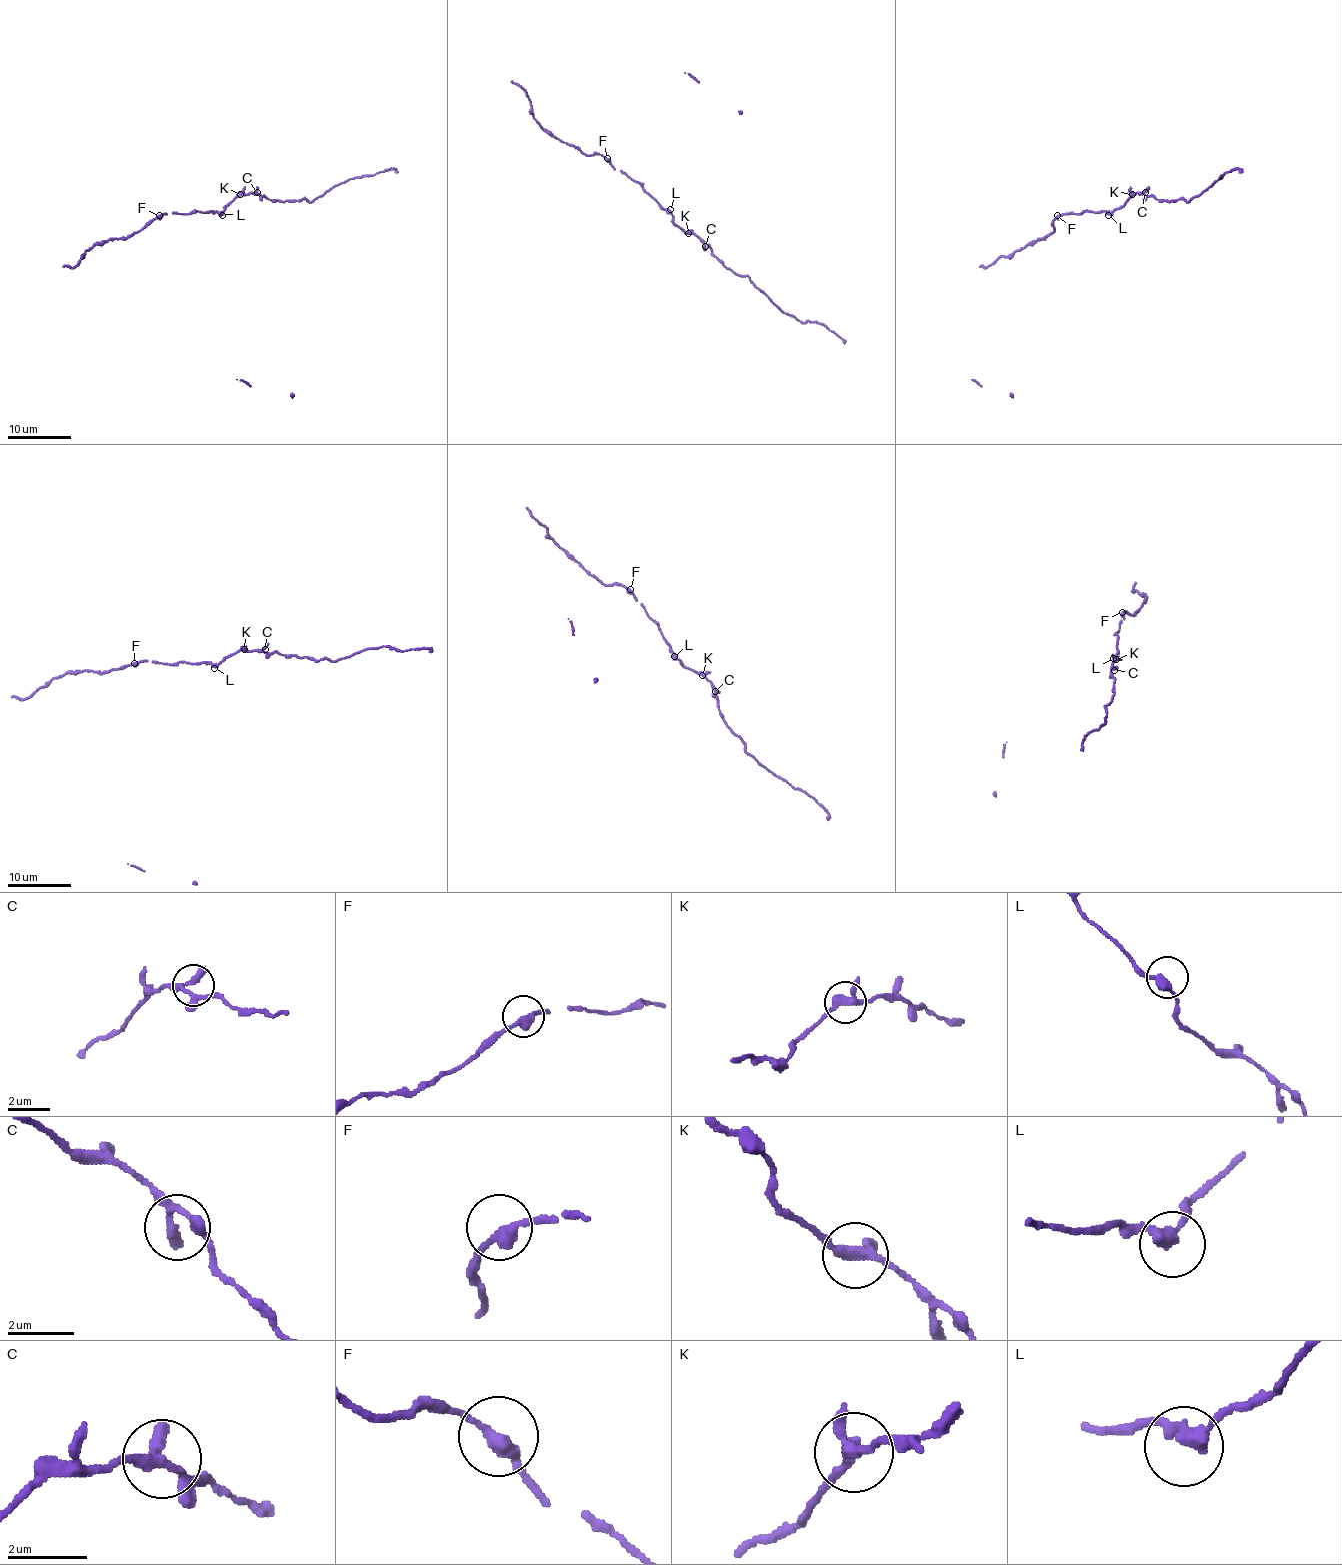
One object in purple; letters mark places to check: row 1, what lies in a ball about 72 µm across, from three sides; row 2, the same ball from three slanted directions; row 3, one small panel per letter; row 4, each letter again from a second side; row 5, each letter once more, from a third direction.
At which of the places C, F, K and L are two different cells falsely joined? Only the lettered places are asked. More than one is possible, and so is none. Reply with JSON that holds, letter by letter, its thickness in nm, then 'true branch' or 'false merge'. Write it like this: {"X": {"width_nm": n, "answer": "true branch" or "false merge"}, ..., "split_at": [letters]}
{"C": {"width_nm": 300, "answer": "true branch"}, "F": {"width_nm": 340, "answer": "true branch"}, "K": {"width_nm": 280, "answer": "true branch"}, "L": {"width_nm": 320, "answer": "true branch"}, "split_at": []}

